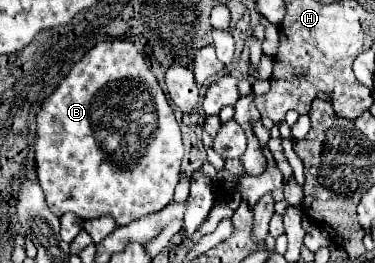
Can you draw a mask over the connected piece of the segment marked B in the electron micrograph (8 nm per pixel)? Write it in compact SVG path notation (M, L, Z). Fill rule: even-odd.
M112 41L92 47L44 101L36 121L36 175L54 215L62 217L68 211L82 219L110 215L116 225L128 225L172 201L184 155L180 129L156 77L132 43Z

